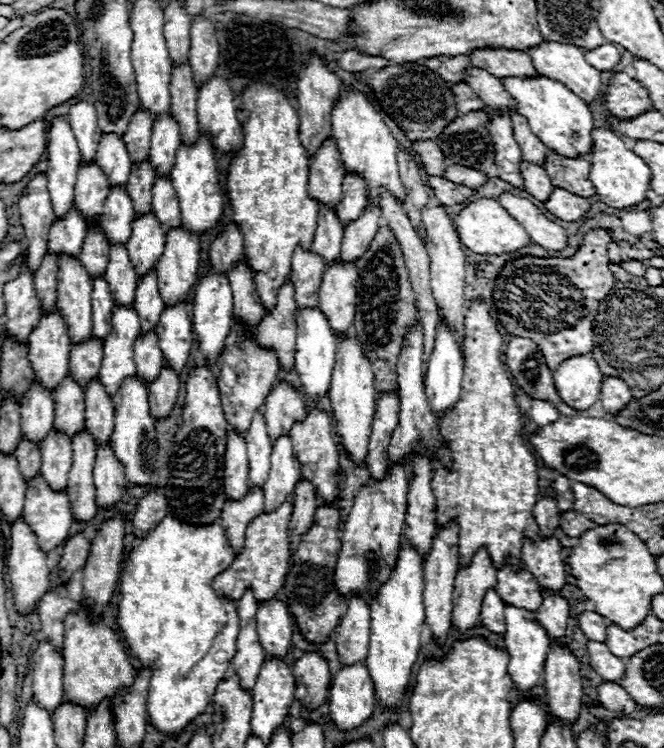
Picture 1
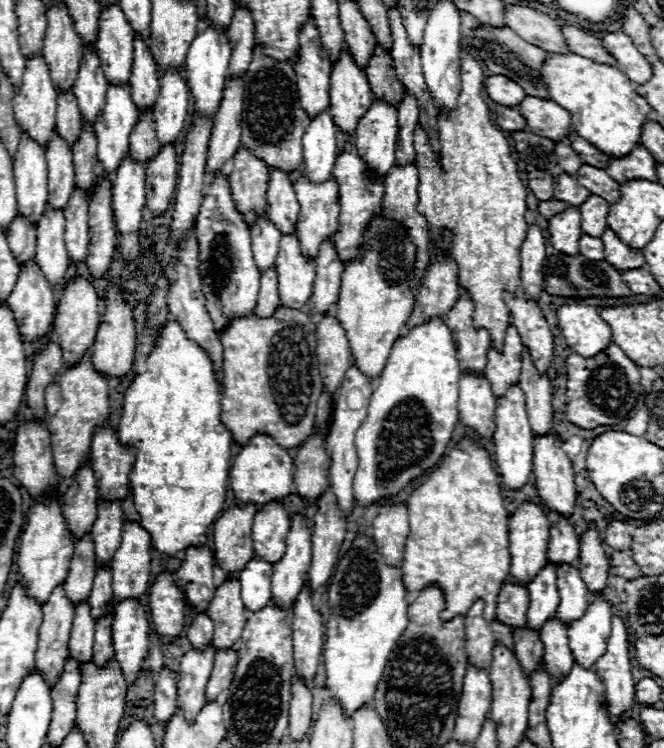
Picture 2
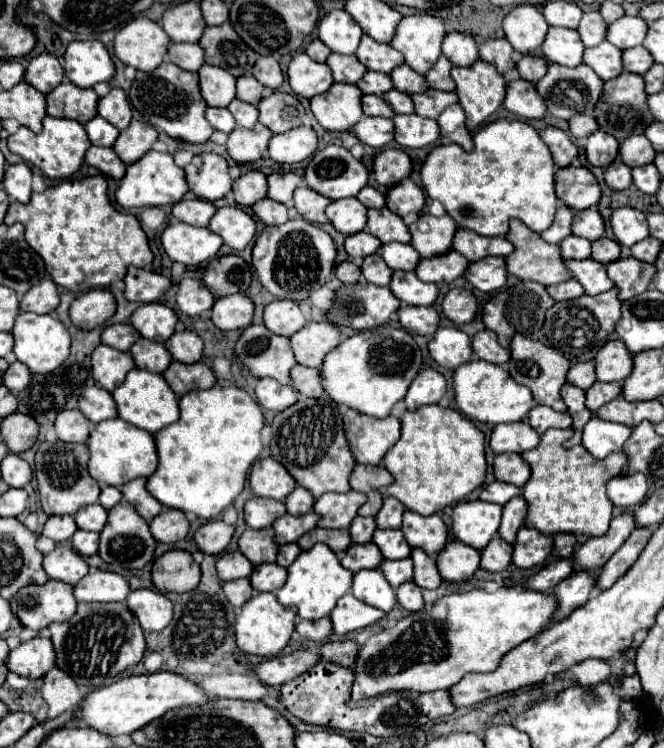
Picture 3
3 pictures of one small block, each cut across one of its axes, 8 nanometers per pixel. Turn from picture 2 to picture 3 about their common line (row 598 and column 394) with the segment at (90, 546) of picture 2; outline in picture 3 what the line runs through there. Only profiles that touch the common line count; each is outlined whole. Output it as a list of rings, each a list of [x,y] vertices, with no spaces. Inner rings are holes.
[[[400,64],[398,68],[392,70],[390,74],[394,88],[406,94],[418,94],[418,92],[426,92],[430,86],[426,82],[426,78],[418,72],[414,72],[412,68],[408,68],[408,64]]]

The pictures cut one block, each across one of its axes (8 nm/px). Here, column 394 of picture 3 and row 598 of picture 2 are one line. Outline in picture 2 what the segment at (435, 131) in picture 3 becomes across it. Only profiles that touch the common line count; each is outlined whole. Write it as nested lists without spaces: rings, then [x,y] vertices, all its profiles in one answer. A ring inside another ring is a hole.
[[[128,522],[122,532],[120,548],[112,558],[114,598],[118,602],[126,598],[142,598],[142,594],[148,590],[148,578],[150,578],[150,536],[138,522]]]

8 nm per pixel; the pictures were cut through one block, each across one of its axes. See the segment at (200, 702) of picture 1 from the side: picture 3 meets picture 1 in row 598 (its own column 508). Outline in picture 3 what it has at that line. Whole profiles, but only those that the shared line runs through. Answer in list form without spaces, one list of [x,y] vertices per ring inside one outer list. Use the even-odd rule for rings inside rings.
[[[494,120],[486,124],[480,132],[474,134],[474,150],[464,152],[458,144],[444,144],[436,146],[424,166],[422,166],[422,184],[432,200],[440,200],[446,208],[446,212],[456,220],[460,228],[468,228],[478,232],[480,236],[506,236],[508,224],[512,218],[522,220],[530,230],[542,232],[546,230],[552,220],[558,206],[558,198],[554,192],[554,174],[556,164],[552,160],[550,148],[544,144],[540,134],[522,120]]]

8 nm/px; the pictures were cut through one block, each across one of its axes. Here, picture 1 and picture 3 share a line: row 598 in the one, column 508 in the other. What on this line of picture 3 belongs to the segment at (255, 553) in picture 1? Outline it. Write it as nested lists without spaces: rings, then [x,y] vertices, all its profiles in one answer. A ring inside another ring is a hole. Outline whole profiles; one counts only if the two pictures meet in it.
[[[510,220],[510,230],[506,234],[506,238],[514,244],[514,252],[506,258],[506,266],[508,272],[514,274],[520,280],[534,280],[540,282],[544,286],[552,286],[552,284],[560,284],[572,278],[572,272],[568,272],[568,268],[564,268],[564,260],[560,256],[560,248],[548,244],[546,240],[542,240],[542,236],[538,232],[532,232],[524,222],[520,220]]]

